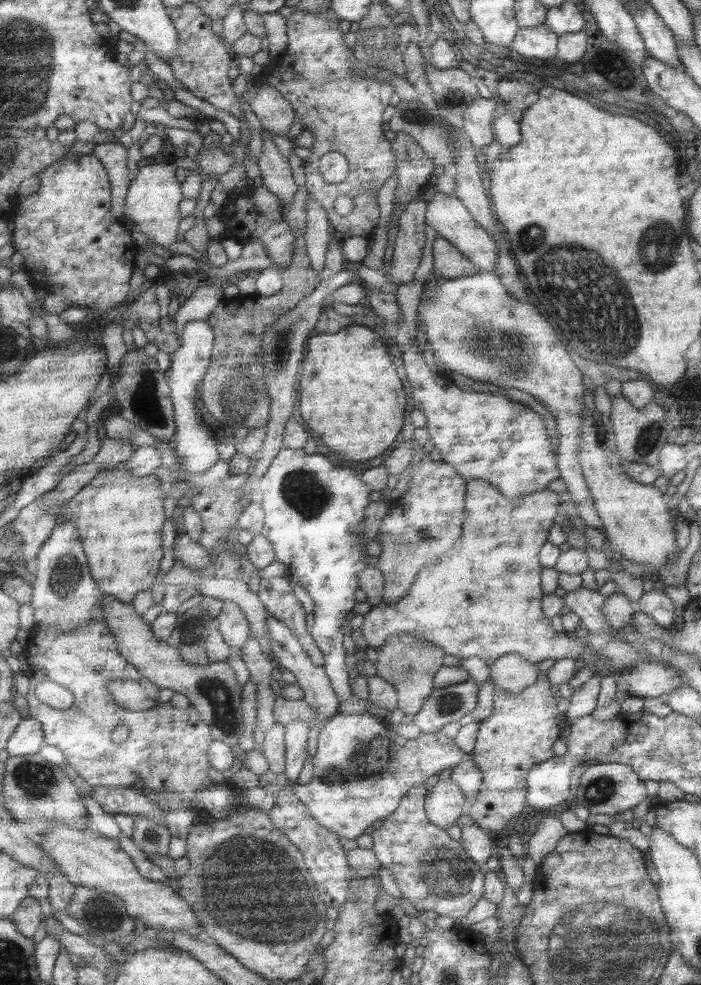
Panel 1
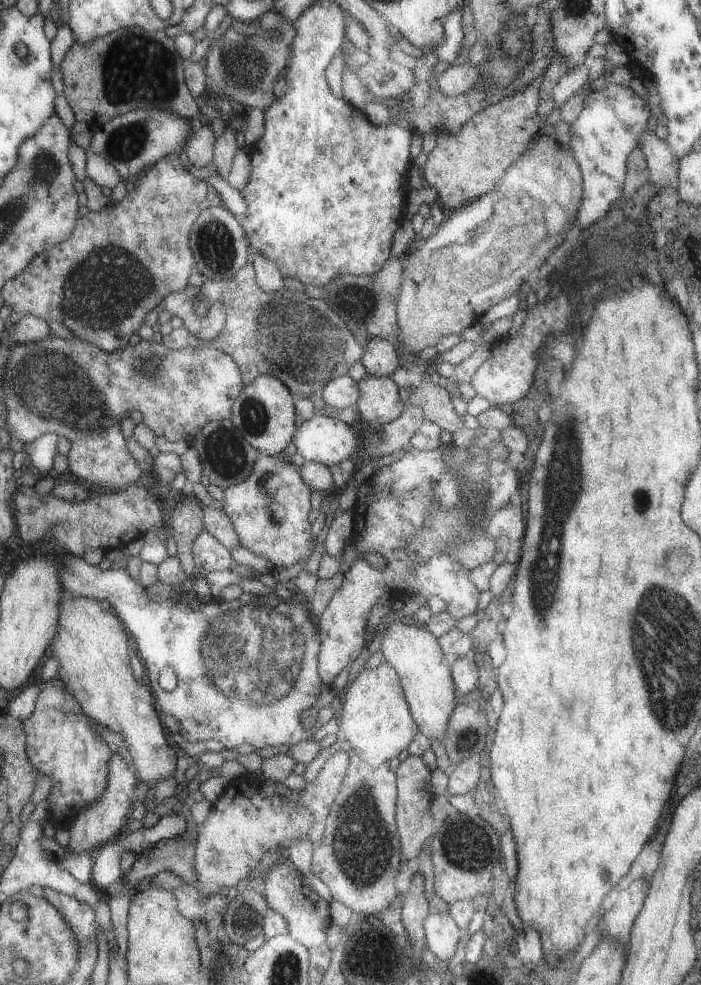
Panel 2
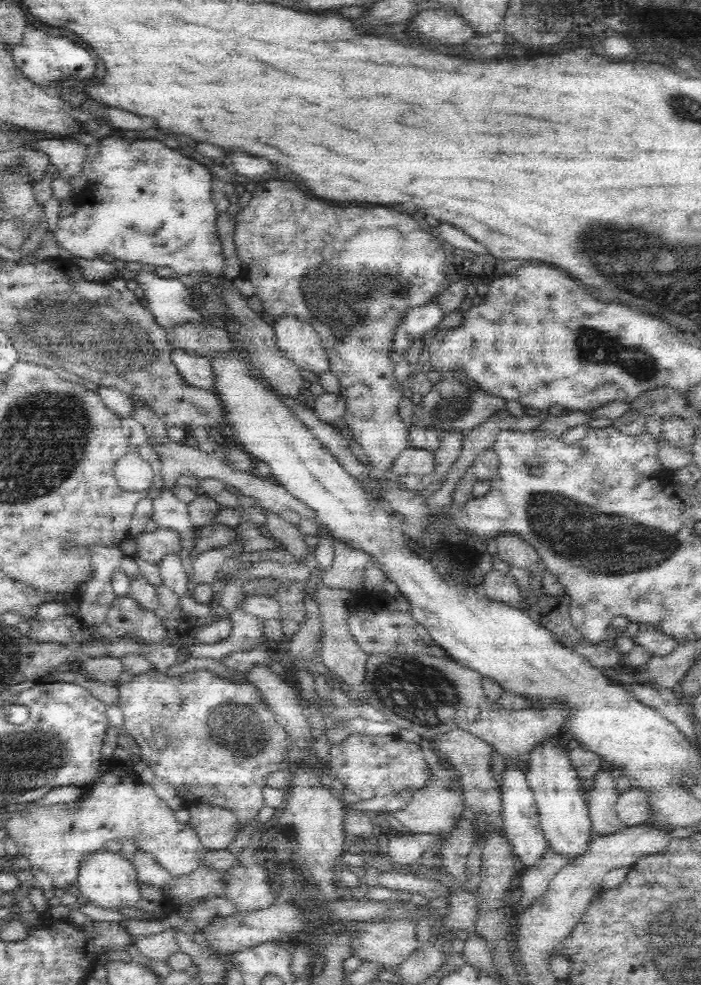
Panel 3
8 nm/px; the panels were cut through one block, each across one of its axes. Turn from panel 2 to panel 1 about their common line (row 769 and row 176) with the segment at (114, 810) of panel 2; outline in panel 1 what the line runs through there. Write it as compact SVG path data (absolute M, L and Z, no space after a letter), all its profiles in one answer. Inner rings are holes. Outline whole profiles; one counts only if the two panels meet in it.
M97 142L97 146L93 148L93 156L105 166L107 170L107 178L109 178L109 186L111 186L111 214L115 218L123 218L123 204L125 204L125 194L129 188L129 182L133 180L133 176L127 170L127 148L123 148L121 144L101 144Z

